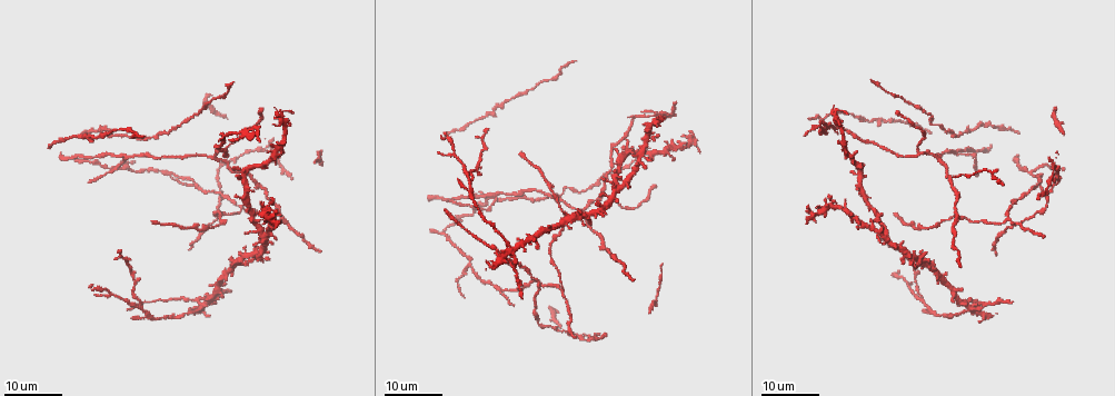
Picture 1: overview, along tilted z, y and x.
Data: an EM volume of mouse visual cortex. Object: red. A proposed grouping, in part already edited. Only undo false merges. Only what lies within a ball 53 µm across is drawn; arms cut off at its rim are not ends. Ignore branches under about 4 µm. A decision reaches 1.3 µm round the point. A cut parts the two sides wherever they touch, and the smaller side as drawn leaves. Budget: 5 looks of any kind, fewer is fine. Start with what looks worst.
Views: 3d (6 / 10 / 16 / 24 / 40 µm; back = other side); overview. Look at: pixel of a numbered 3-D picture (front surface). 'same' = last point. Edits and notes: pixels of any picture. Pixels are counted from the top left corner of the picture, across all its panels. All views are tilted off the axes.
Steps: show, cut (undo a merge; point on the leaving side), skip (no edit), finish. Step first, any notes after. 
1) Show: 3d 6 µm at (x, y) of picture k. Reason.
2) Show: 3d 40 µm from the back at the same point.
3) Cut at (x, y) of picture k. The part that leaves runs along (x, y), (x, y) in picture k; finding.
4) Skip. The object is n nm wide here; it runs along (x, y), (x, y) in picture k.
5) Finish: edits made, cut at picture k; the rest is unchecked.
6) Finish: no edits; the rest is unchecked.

Show: 3d 16 µm at (469, 266) of picture 1. Thin arm on a thick one.

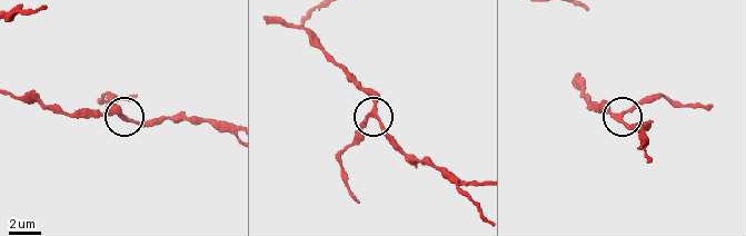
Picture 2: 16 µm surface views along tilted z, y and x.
Show: 3d 6 µm at (126, 117) of picture 2.

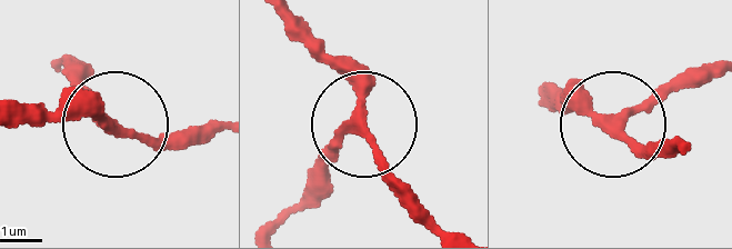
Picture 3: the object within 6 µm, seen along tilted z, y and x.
Skip. Continuous, no second neuron.

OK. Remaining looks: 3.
Show: 3d 24 µm at (920, 156) of picture 1.

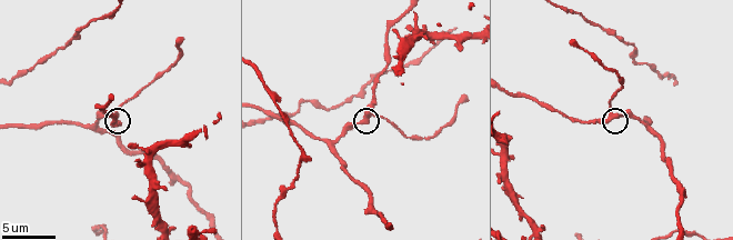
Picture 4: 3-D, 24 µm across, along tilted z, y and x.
Show: 3d 10 µm at (612, 114) of picture 4. Closer look.

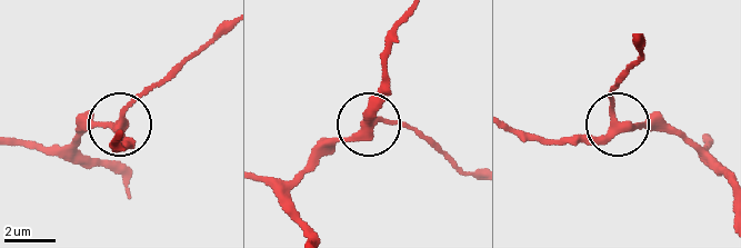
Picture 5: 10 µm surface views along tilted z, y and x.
Skip. The object is 300 nm wide here; it runs along (263, 179), (294, 178), (374, 122), (397, 121), (419, 130) in picture 5; all the same neuron.

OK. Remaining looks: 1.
Finish: no edits; the rest is unchecked.

